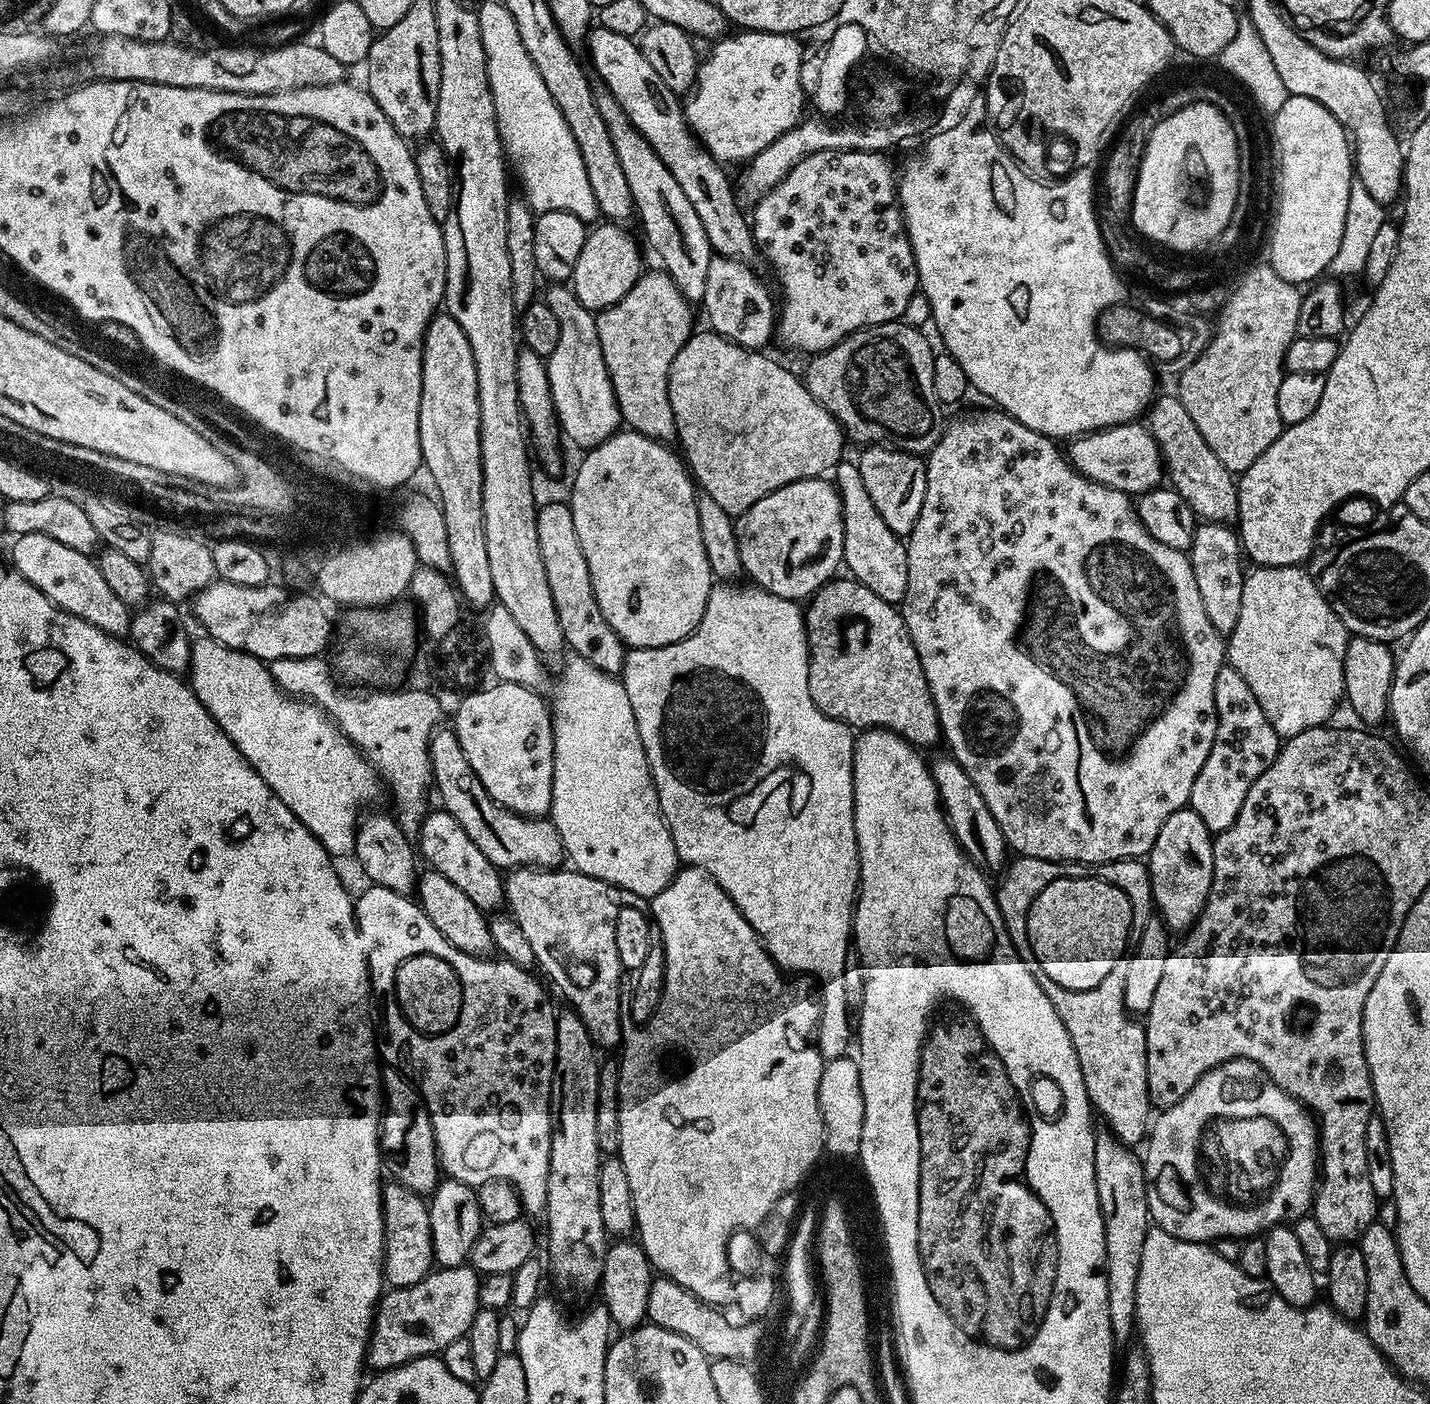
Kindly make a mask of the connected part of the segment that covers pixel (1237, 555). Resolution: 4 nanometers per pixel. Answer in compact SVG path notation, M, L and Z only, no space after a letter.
M1201 523L1192 539L1190 559L1210 626L1222 634L1231 634L1234 626L1238 626L1238 614L1242 614L1242 586L1246 575L1246 568L1240 565L1242 545L1237 533L1226 524Z

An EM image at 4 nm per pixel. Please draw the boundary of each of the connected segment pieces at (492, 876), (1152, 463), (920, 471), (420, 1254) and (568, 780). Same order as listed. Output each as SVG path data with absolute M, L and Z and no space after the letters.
M443 810L429 811L418 830L418 836L418 852L423 863L425 860L428 863L425 865L431 871L450 878L450 882L459 886L466 893L466 898L474 902L474 906L478 906L486 914L492 914L499 909L496 907L504 904L504 876L501 869L495 868L490 858L486 858L486 854L482 854L482 850L478 850L474 842L470 842L466 830L458 826L458 818Z
M1143 423L1116 424L1113 428L1098 432L1085 432L1069 444L1072 445L1066 448L1066 455L1072 467L1102 486L1110 486L1114 490L1129 494L1139 494L1161 487L1165 479L1164 459L1160 448Z
M887 443L867 445L861 452L864 453L858 457L858 463L870 502L878 506L878 514L882 514L886 526L890 526L896 536L908 537L914 530L914 522L918 522L918 513L926 498L925 461L915 452L890 448Z
M395 1182L382 1188L384 1211L384 1278L392 1288L409 1288L433 1271L429 1201L421 1193Z
M569 655L560 681L556 684L556 697L550 700L552 714L552 806L550 819L562 838L564 855L577 872L598 878L615 888L625 888L634 894L651 898L658 895L671 882L678 871L678 857L674 838L658 802L652 771L626 698L623 683L613 673L590 666L586 658Z

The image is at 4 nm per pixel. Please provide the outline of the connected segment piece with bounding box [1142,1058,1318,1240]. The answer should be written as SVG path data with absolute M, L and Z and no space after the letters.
M1237 1058L1227 1060L1225 1064L1220 1064L1216 1068L1210 1069L1206 1074L1202 1074L1202 1078L1198 1078L1198 1082L1194 1082L1194 1086L1177 1104L1163 1109L1155 1117L1150 1128L1150 1135L1146 1140L1148 1153L1143 1153L1142 1156L1144 1176L1148 1179L1148 1214L1151 1223L1157 1228L1166 1230L1166 1234L1170 1234L1174 1238L1190 1240L1190 1234L1192 1234L1194 1224L1196 1224L1196 1206L1198 1204L1200 1206L1210 1204L1192 1166L1194 1166L1194 1152L1196 1152L1196 1142L1198 1142L1200 1128L1202 1128L1204 1120L1212 1114L1238 1114L1238 1116L1266 1116L1266 1114L1270 1114L1272 1118L1276 1118L1286 1128L1286 1132L1292 1140L1292 1158L1290 1160L1280 1158L1280 1166L1284 1162L1284 1168L1286 1168L1286 1172L1282 1176L1284 1182L1278 1184L1276 1192L1272 1194L1270 1202L1266 1204L1266 1210L1278 1214L1280 1208L1284 1208L1284 1214L1289 1216L1289 1218L1286 1218L1286 1226L1299 1220L1301 1216L1309 1215L1312 1198L1316 1194L1316 1181L1318 1179L1317 1121L1304 1105L1300 1104L1290 1094L1283 1092L1272 1080L1269 1080L1266 1073L1260 1069L1260 1064L1253 1060Z

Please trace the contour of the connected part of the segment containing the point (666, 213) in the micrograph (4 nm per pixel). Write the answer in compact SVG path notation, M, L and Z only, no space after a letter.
M606 90L596 92L596 105L602 114L602 122L610 132L610 142L614 144L614 151L618 154L618 163L626 173L626 183L630 185L630 194L634 205L635 215L640 216L640 224L644 227L644 236L650 247L656 251L661 260L663 271L682 290L688 303L696 306L701 303L706 294L706 270L713 258L713 250L706 238L706 230L702 230L702 222L694 206L690 206L690 198L678 182L674 182L674 174L658 158L658 154L650 146L650 142L630 122L626 110Z

